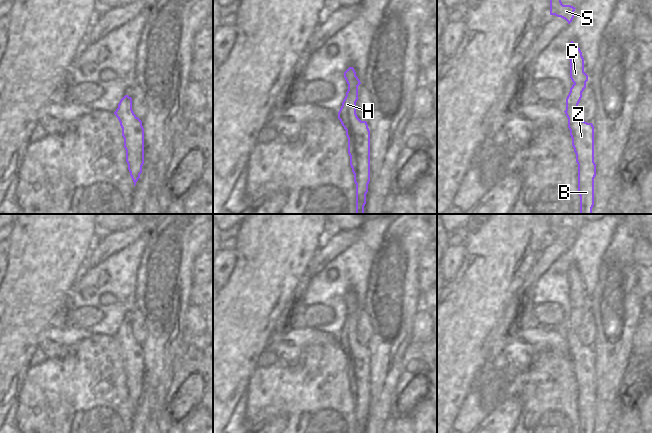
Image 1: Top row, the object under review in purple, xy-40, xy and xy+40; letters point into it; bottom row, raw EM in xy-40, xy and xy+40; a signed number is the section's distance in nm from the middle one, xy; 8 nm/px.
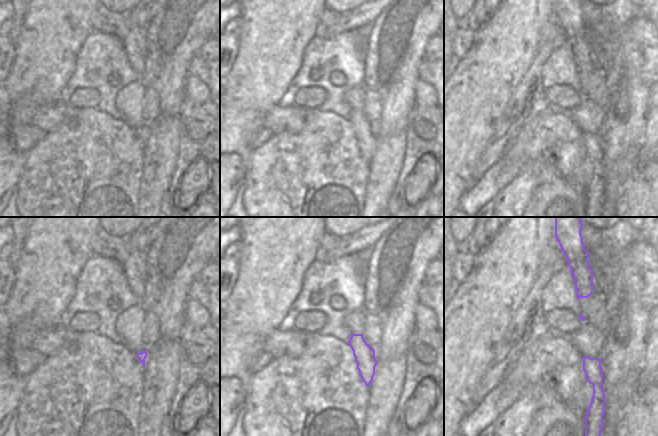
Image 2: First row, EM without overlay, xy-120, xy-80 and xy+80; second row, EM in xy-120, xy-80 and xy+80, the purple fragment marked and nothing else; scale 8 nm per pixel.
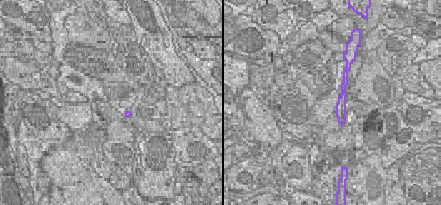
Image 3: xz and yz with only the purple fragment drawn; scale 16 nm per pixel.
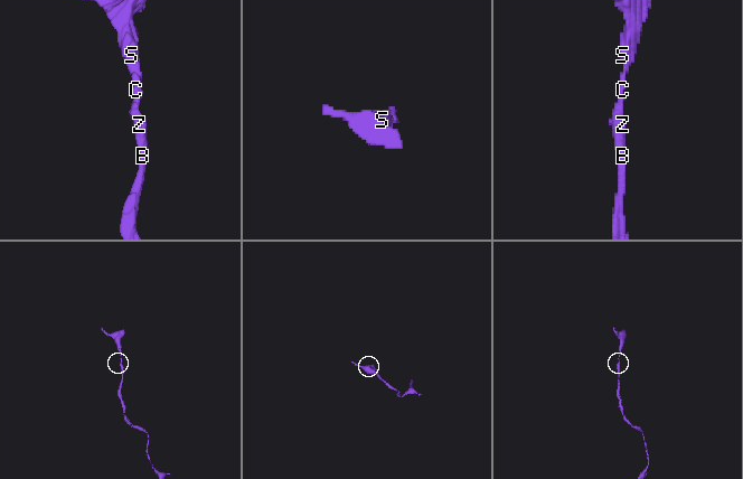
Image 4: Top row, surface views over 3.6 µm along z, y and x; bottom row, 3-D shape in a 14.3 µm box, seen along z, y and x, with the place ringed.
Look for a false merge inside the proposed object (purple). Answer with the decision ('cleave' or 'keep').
keep

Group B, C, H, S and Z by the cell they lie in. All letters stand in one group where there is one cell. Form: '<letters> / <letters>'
B C H S Z

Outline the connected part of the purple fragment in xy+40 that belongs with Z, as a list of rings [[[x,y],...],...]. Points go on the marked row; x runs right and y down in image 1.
[[[571,41],[567,52],[570,60],[570,78],[574,84],[566,98],[566,110],[564,112],[568,118],[568,128],[578,164],[580,214],[592,214],[594,178],[596,176],[594,126],[592,123],[583,121],[578,112],[578,104],[582,98],[582,92],[586,88],[588,75],[584,72],[584,58],[578,45]]]

